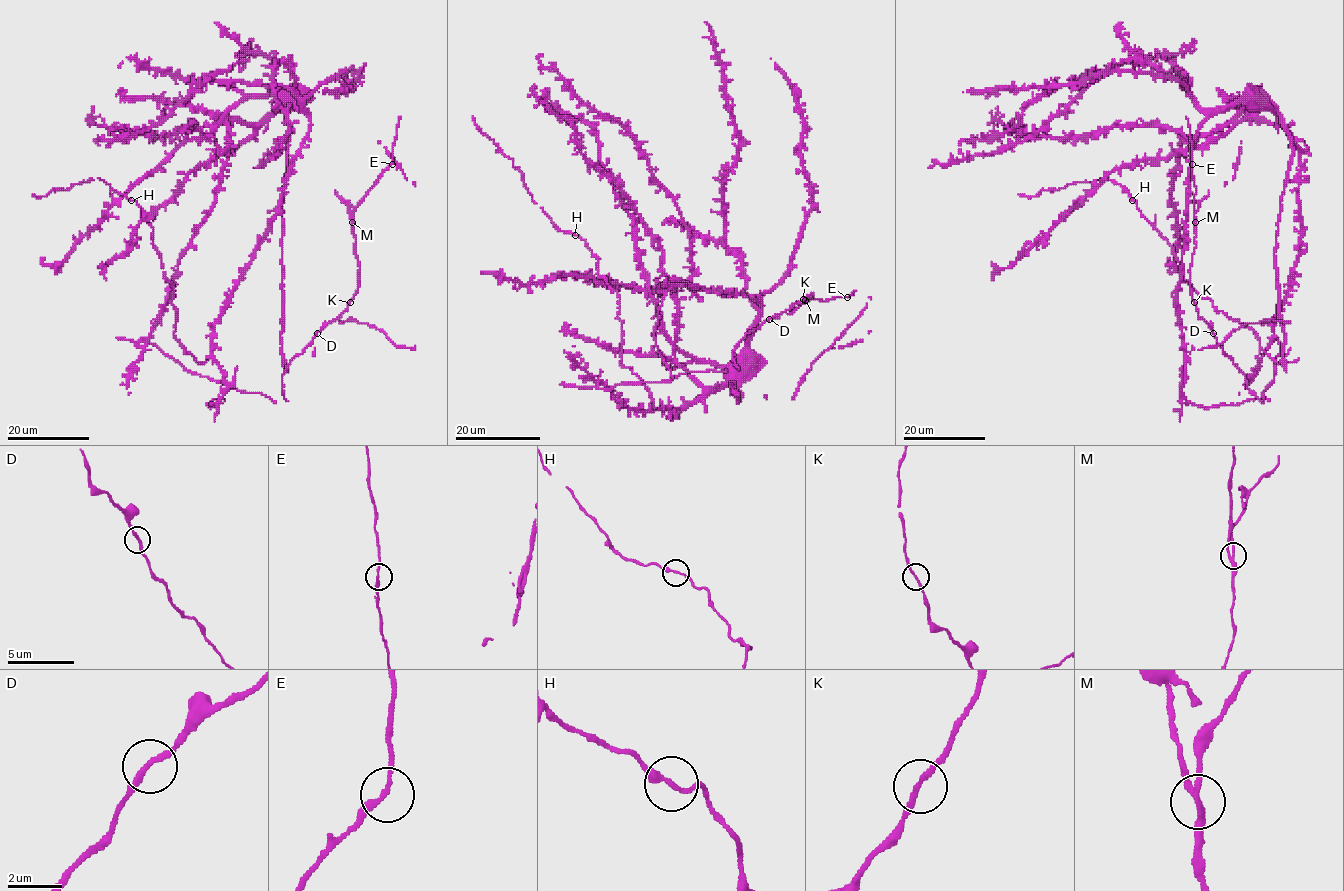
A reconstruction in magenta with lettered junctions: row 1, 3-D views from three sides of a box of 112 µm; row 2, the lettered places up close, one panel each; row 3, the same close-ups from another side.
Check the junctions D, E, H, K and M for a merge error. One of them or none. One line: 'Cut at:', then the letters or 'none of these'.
Cut at: M

